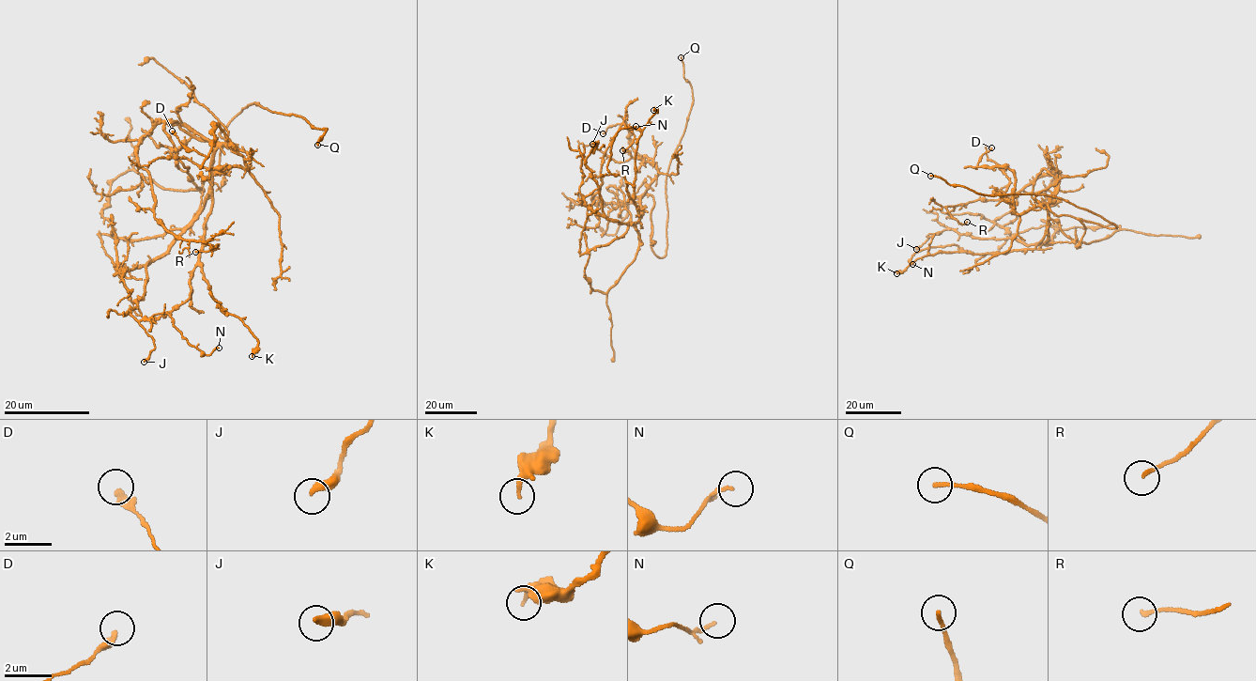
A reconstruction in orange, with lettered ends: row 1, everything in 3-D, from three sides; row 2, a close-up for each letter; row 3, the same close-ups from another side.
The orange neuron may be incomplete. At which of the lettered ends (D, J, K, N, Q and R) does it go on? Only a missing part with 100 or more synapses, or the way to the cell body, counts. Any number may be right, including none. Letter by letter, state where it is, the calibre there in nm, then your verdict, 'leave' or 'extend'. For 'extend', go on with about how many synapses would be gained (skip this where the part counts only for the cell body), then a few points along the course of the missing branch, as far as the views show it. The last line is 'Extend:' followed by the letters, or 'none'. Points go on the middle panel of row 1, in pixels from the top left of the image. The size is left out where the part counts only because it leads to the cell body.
D: (603, 133) | 240 nm | leave
J: (592, 144) | 340 nm | leave
K: (653, 110) | 200 nm | leave
N: (635, 126) | 130 nm | leave
Q: (681, 57) | 160 nm | extend
R: (622, 150) | 140 nm | leave
Extend: Q

